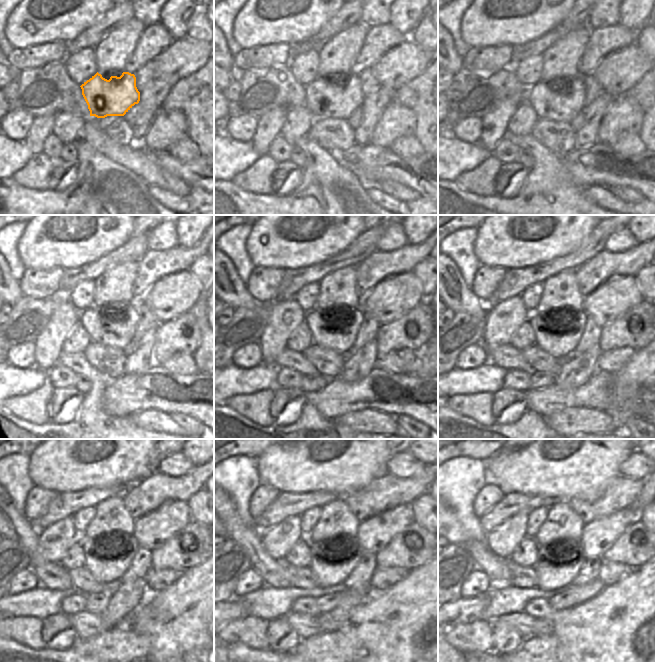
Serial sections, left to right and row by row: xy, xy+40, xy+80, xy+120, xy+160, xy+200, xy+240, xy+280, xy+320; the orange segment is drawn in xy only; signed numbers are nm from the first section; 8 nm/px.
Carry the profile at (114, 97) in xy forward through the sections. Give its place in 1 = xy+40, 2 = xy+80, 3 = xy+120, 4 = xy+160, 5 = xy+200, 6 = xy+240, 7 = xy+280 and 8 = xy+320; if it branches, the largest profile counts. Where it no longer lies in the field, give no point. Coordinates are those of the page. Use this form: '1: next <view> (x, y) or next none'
1: next xy+40 (324, 99)
2: next xy+80 (563, 103)
3: next xy+120 (112, 328)
4: next xy+160 (336, 330)
5: next xy+200 (561, 347)
6: next xy+240 (111, 572)
7: next xy+280 (327, 573)
8: next xy+320 (551, 575)

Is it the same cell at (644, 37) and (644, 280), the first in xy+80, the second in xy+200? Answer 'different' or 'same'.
same

